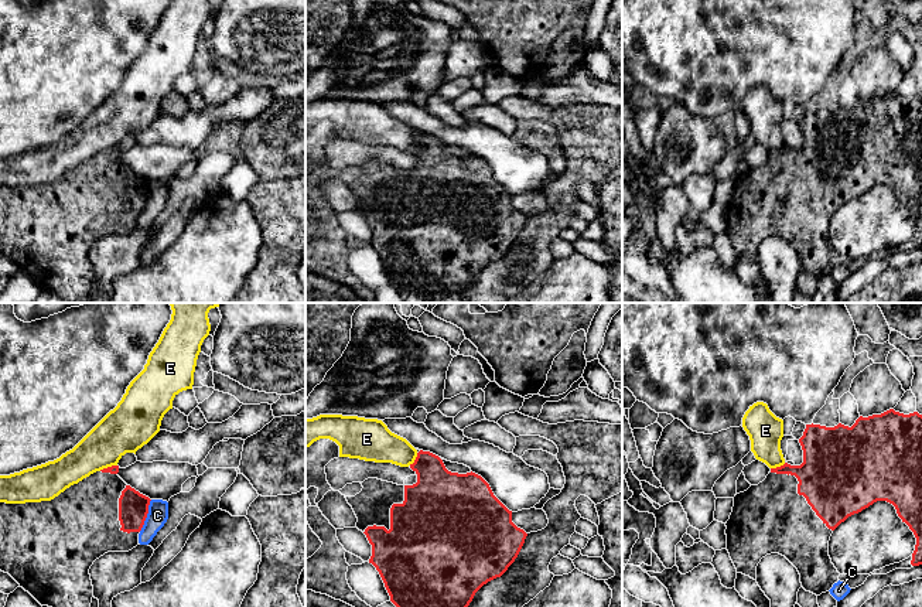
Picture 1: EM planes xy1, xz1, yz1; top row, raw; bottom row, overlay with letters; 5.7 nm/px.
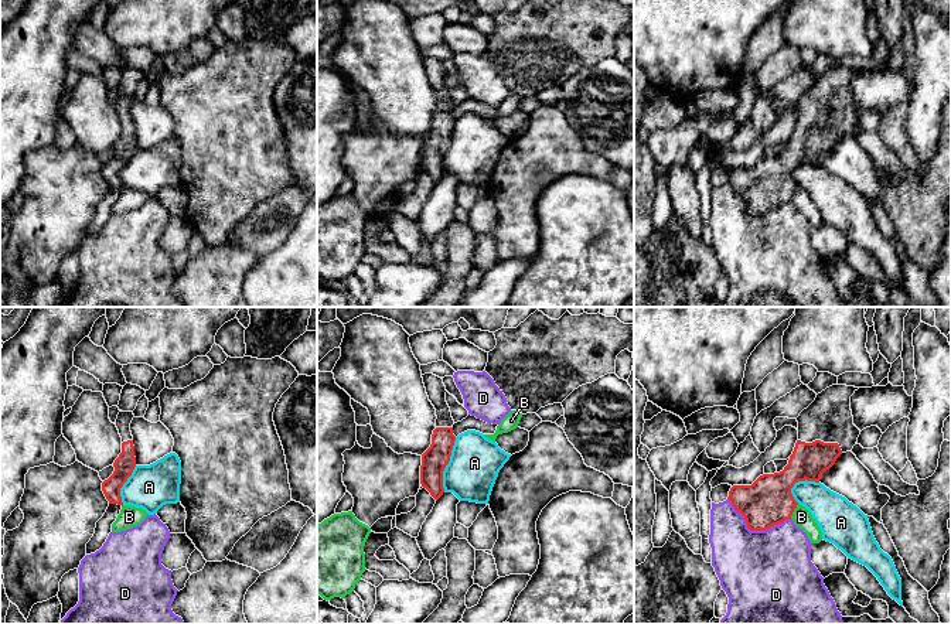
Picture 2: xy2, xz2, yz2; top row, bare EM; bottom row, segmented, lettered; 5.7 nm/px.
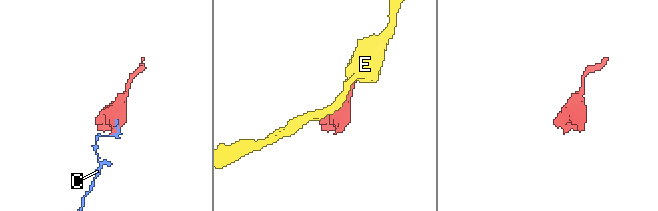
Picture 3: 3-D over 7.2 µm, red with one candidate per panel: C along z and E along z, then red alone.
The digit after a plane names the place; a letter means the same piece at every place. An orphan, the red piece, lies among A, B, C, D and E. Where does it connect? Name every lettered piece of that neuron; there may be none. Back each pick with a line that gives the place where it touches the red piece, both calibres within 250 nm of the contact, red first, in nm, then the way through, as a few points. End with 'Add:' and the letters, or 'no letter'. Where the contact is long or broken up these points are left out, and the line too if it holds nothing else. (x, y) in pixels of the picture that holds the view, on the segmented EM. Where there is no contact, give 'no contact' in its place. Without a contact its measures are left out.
Add: no letter

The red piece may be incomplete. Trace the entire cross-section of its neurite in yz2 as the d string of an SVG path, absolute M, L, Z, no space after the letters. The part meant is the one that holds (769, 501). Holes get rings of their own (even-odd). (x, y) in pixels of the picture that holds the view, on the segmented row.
M832 385L817 395L815 400L797 417L798 440L783 471L760 475L751 485L733 485L727 499L740 512L750 531L766 531L774 525L791 519L798 502L791 494L791 488L798 481L819 483L824 471L829 470L836 458L846 451L852 451L860 430L853 424L851 410L851 396L859 388L846 385Z

